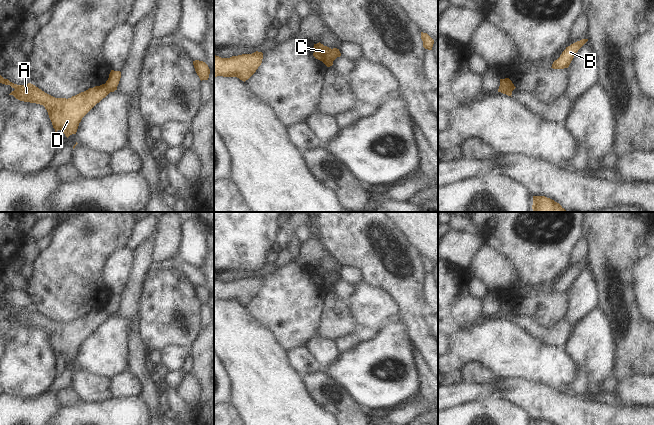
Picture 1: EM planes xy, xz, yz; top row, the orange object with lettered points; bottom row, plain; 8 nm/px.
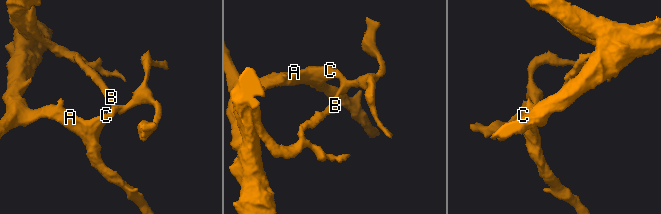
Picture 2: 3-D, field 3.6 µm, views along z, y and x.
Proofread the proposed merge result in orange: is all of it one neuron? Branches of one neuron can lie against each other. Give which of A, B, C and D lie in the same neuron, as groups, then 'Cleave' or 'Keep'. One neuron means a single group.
Groups: A C D / B. Cleave

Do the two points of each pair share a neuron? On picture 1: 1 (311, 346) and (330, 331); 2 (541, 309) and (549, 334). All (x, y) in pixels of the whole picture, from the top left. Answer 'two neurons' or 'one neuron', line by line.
1: two neurons
2: two neurons

